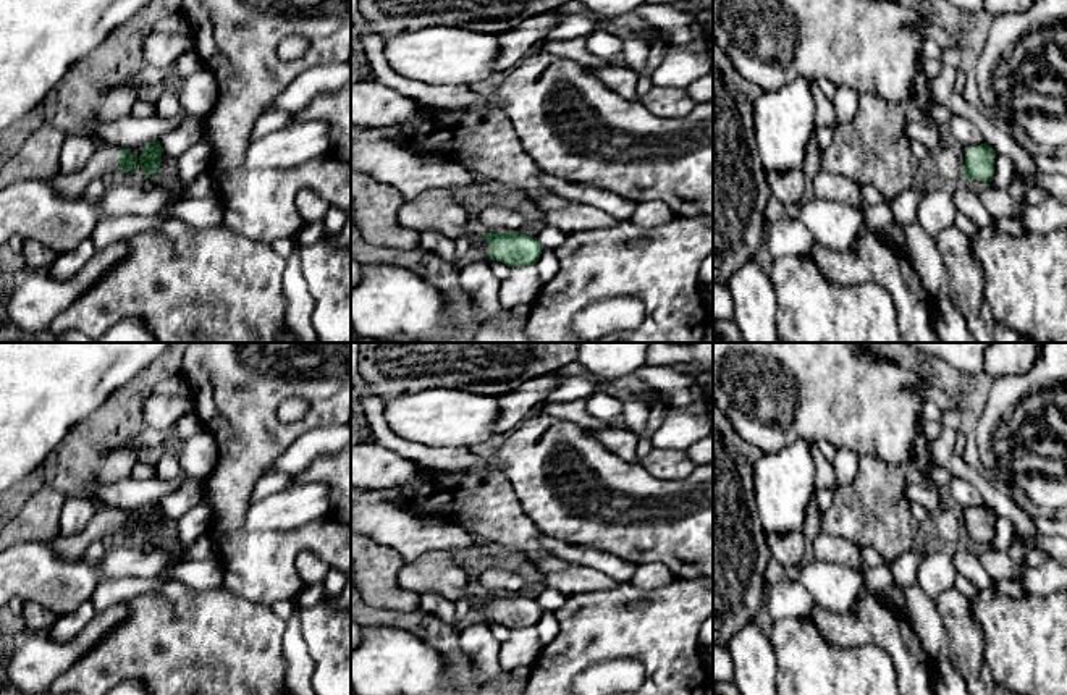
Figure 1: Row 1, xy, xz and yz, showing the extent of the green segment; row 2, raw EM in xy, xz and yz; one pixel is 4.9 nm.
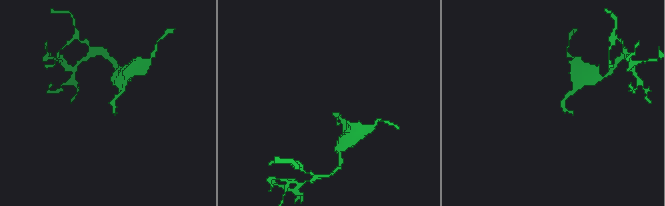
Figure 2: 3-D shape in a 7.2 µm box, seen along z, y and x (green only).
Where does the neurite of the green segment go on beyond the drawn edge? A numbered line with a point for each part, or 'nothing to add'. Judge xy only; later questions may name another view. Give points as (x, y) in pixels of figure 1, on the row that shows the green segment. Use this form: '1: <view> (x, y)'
1: xy (104, 162)

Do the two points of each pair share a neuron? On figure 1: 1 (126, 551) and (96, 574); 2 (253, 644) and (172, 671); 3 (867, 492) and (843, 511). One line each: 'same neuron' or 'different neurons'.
1: same neuron
2: same neuron
3: same neuron

